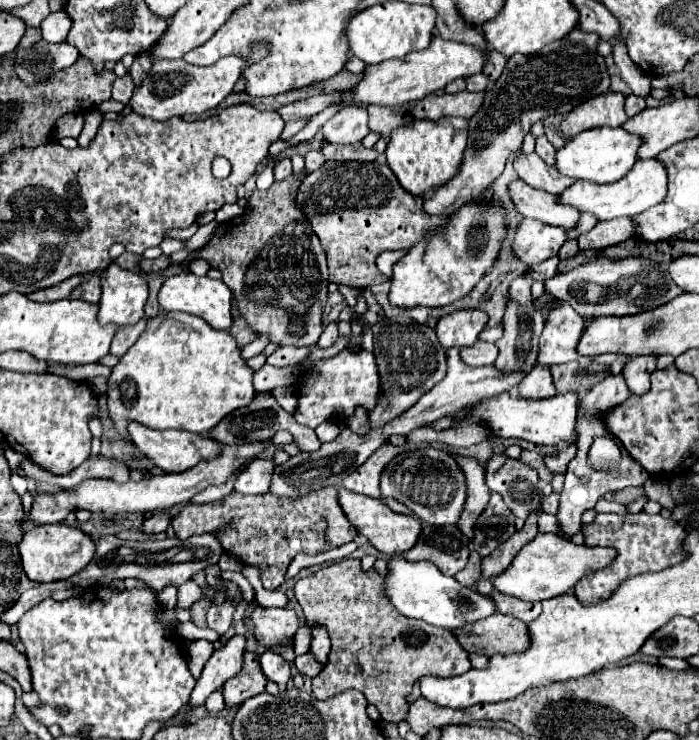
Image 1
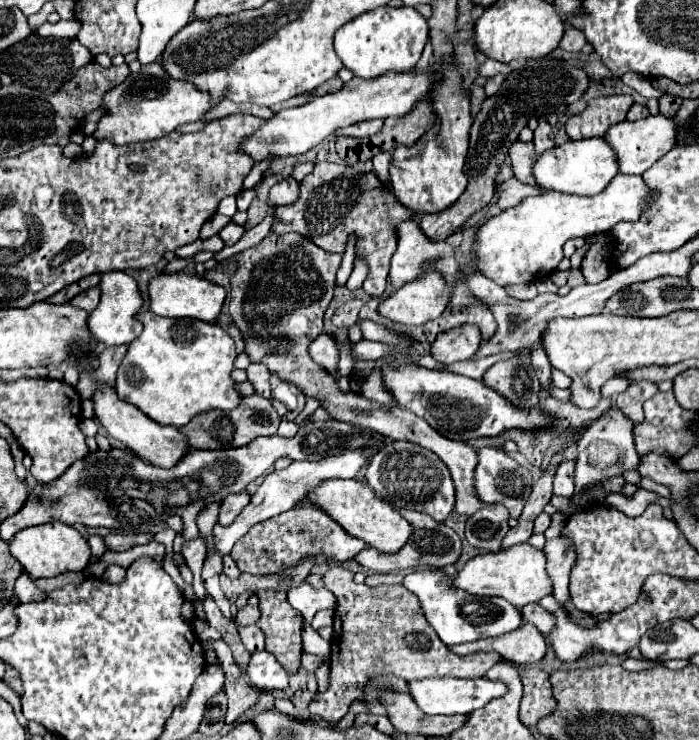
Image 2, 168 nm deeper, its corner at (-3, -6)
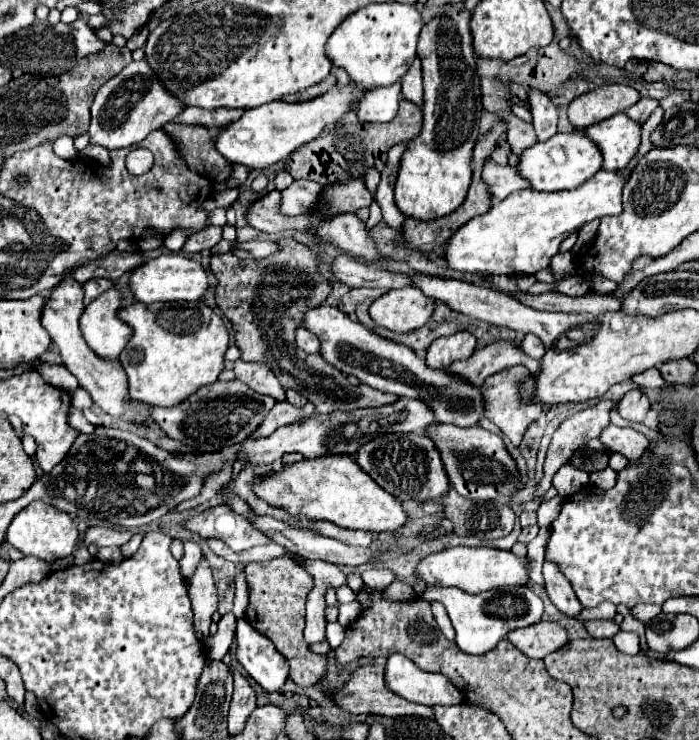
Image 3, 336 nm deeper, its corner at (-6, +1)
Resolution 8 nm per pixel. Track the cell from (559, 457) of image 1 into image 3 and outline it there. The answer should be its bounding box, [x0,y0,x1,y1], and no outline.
[553,465,589,499]

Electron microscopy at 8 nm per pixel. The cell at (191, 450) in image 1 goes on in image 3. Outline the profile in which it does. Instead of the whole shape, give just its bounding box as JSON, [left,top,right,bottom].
[41,277,151,423]

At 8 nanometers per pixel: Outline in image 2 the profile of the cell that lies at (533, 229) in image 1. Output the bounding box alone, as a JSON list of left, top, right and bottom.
[474,174,654,286]

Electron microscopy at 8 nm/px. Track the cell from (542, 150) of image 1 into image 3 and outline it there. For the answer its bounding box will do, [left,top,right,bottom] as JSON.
[529,89,557,141]

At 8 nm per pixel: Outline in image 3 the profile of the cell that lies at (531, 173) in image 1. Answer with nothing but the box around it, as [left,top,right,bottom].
[503,113,537,155]

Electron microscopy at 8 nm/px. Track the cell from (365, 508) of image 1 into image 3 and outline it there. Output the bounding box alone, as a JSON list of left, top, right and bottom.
[253,455,405,531]

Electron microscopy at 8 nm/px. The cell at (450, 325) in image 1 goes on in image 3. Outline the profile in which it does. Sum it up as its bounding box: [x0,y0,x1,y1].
[425,331,477,369]

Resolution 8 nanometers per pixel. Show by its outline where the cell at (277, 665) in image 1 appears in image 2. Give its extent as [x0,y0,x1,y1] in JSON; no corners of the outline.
[246,652,288,690]

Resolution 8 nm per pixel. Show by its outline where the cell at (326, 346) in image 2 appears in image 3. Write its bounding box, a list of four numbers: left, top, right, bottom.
[295,327,317,353]

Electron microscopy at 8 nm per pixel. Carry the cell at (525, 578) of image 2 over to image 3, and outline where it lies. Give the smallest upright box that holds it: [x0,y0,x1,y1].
[415,547,527,593]

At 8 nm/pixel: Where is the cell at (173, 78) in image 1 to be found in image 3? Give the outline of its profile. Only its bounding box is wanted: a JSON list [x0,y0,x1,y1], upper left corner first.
[89,59,181,151]

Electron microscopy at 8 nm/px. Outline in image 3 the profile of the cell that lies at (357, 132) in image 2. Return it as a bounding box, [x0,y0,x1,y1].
[357,83,401,123]

